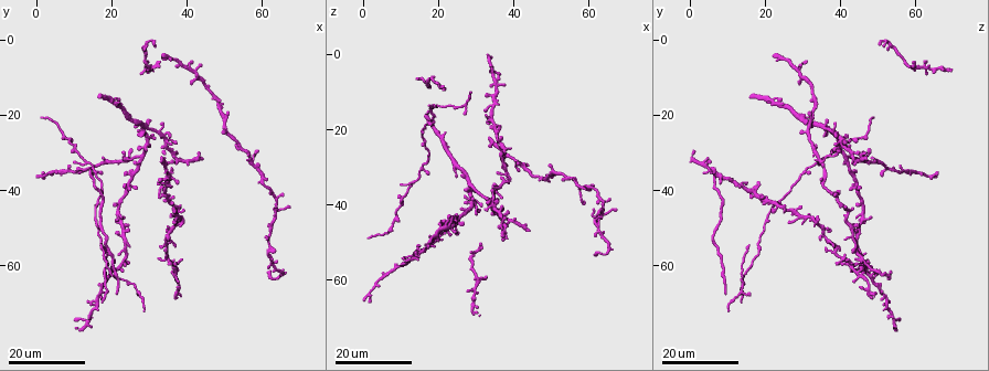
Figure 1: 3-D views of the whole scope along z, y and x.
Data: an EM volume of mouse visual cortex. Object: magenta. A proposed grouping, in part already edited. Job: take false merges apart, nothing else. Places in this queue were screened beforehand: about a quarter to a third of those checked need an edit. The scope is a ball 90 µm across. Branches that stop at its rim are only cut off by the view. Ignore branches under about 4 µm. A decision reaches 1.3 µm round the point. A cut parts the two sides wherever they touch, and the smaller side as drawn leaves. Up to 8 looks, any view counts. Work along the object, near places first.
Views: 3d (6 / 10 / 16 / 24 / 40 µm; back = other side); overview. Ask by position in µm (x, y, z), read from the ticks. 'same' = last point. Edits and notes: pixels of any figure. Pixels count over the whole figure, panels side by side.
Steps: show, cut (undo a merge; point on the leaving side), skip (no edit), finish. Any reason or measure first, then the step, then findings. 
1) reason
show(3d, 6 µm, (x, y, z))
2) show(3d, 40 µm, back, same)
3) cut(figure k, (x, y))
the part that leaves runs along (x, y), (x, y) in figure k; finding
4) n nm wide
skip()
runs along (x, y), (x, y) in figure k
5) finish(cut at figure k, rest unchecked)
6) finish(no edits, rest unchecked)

show(3d, 16 µm, (29.5, 23.0, 35.5))

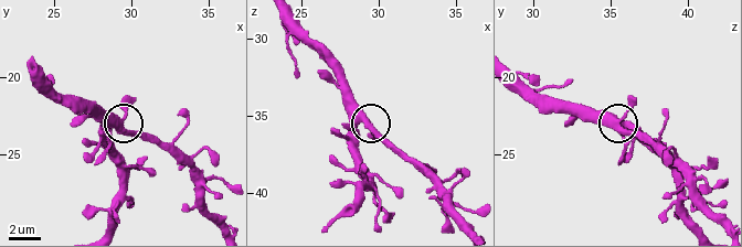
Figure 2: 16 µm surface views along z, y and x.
zoom in
show(3d, 6 µm, (29.4, 23.2, 35.4))

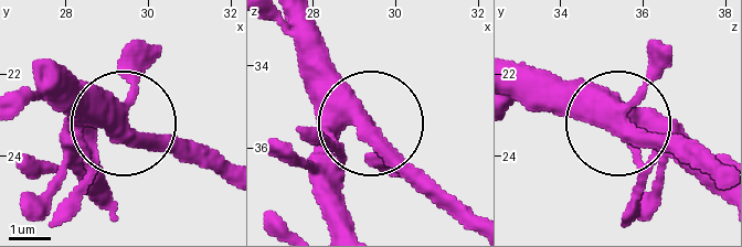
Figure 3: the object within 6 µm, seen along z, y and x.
skip()
runs along (352, 225), (346, 162), (360, 120), (296, 50) in figure 3; one neuron here

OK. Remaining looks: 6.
looks like a crossing
show(3d, 16 µm, (35.0, 58.0, 41.0))

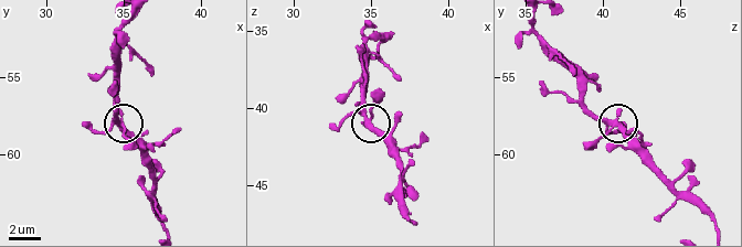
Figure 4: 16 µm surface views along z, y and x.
show(3d, 6 µm, (34.4, 58.0, 40.4))

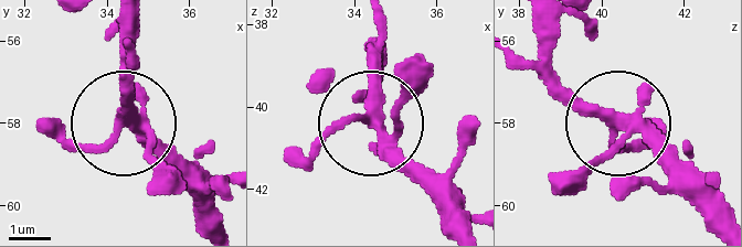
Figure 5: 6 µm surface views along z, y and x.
4 arms
skip()
all the same neuron

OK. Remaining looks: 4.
small branch off a trunk
show(3d, 24 µm, (9.0, 27.0, 44.0))

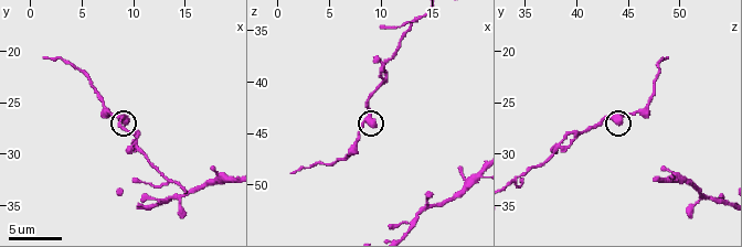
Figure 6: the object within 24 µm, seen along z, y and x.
show(3d, 10 µm, (8.8, 26.4, 43.4))

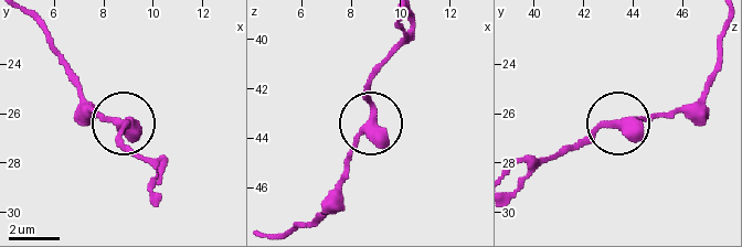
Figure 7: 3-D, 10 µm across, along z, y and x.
side arm 13 µm
skip()
all the same neuron

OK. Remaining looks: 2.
show(3d, 6 µm, (18.4, 32.0, 49.4))

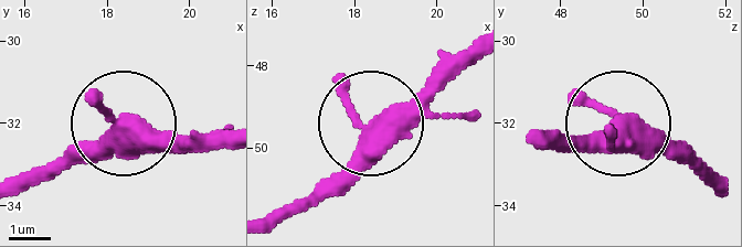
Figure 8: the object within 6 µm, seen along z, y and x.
show(3d, 6 µm, back, (18.20, 31.90, 49.50))

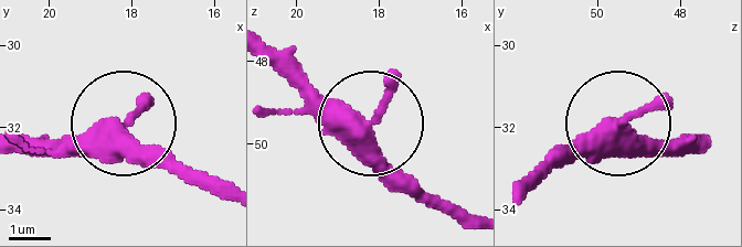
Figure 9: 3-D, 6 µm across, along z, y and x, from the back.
skip()
continuous, no second neuron

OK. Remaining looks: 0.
finish(no edits, rest unchecked)

